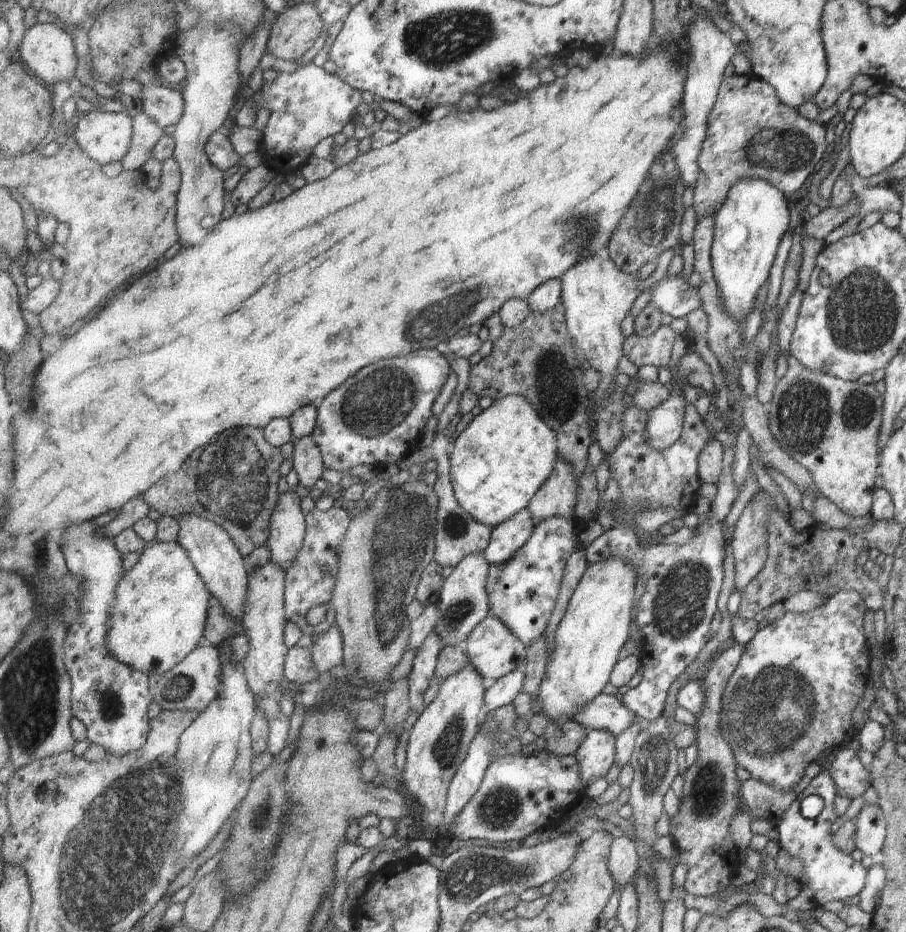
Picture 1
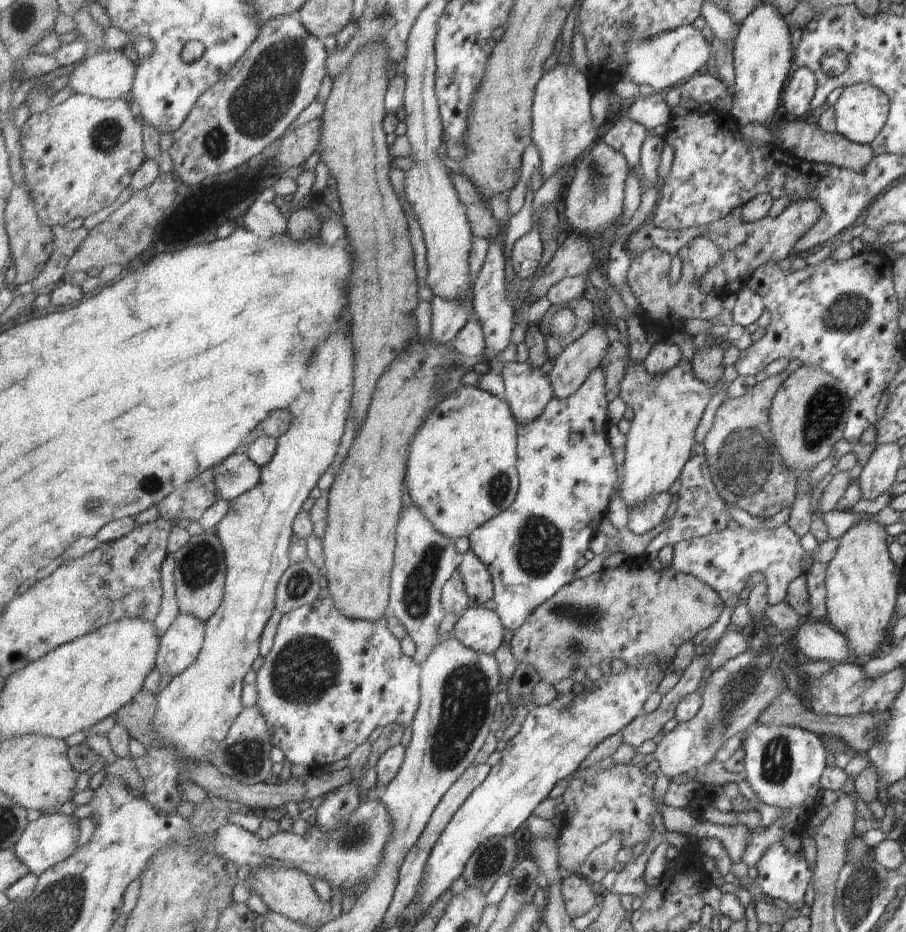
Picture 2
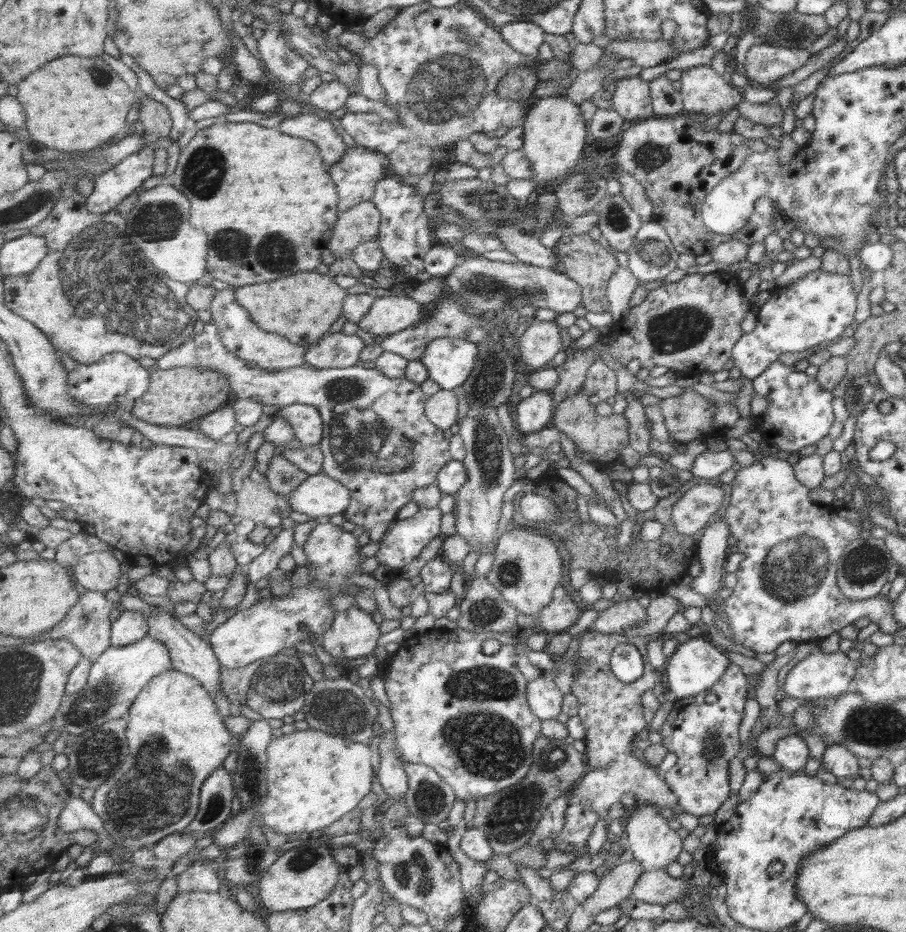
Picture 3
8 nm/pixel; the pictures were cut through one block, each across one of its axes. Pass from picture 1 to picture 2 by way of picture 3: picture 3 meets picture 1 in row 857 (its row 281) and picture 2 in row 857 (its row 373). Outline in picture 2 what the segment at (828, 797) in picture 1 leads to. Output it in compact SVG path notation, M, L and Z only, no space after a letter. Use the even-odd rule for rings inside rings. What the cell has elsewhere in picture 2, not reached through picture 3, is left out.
M753 723L746 731L747 736L741 739L745 780L760 802L771 808L779 808L779 816L768 827L749 829L747 846L740 859L745 866L751 868L759 862L765 850L781 842L781 838L792 832L795 826L808 821L814 807L813 796L819 792L819 778L825 768L827 752L818 735L797 726Z

